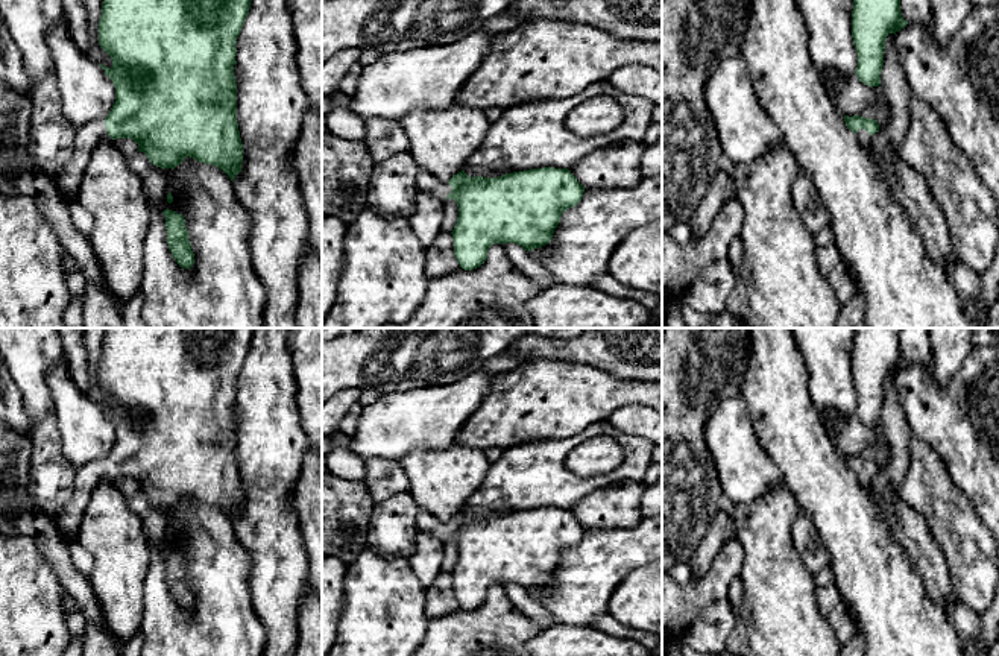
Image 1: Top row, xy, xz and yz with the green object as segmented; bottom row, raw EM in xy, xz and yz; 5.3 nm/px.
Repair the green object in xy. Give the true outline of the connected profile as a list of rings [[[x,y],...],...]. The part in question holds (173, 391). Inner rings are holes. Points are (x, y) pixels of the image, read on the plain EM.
[[[106,328],[99,361],[99,384],[111,396],[112,407],[99,404],[115,428],[115,442],[106,459],[77,468],[67,507],[52,516],[64,542],[77,544],[77,528],[96,486],[102,478],[131,478],[149,501],[175,509],[187,497],[213,504],[234,522],[241,512],[243,484],[237,463],[237,378],[249,354],[254,328]]]

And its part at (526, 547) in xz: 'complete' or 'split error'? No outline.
split error

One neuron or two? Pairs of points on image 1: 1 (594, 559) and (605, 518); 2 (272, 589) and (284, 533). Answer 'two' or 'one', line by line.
1: two
2: one

